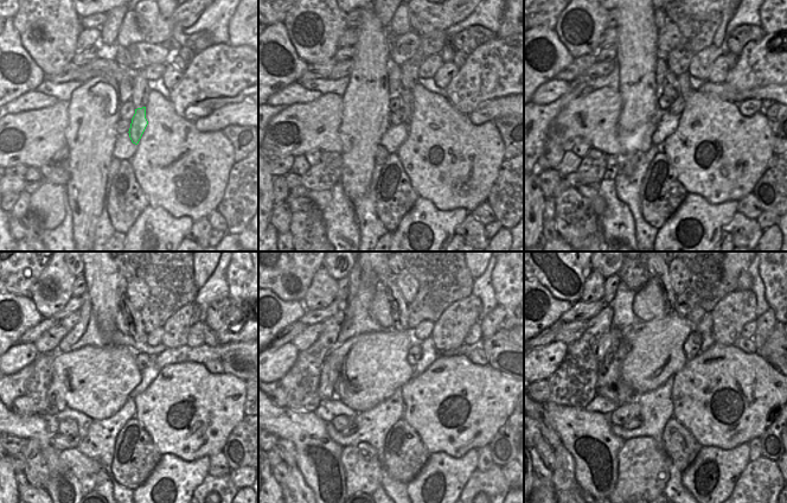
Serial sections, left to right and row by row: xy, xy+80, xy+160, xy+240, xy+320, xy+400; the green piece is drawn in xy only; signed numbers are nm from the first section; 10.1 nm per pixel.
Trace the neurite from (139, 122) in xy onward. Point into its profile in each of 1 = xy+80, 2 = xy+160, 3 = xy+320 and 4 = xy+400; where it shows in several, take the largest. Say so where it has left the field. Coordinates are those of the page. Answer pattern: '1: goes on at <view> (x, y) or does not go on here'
1: goes on at xy+80 (407, 95)
2: goes on at xy+160 (670, 88)
3: goes on at xy+320 (400, 310)
4: goes on at xy+400 (663, 275)

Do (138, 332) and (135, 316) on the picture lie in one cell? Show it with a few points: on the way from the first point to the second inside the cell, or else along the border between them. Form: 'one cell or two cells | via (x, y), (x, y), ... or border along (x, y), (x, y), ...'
one cell | via (136, 329), (135, 319)

